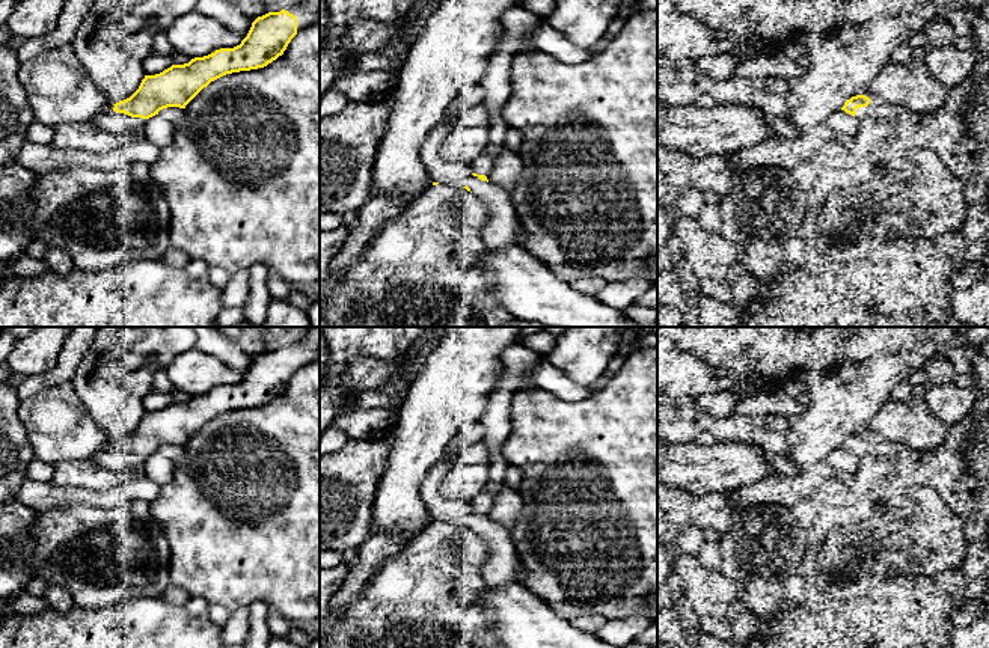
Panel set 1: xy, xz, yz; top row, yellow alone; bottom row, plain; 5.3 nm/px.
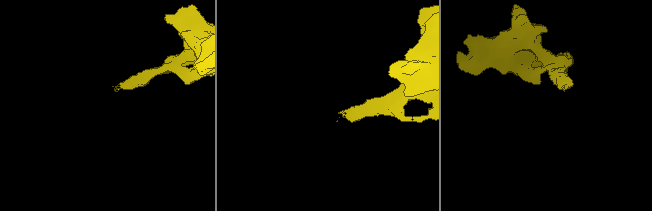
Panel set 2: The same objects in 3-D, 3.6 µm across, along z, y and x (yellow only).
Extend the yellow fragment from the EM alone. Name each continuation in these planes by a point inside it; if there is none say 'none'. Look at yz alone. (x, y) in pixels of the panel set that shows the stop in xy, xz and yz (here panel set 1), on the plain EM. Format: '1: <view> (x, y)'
1: yz (958, 469)

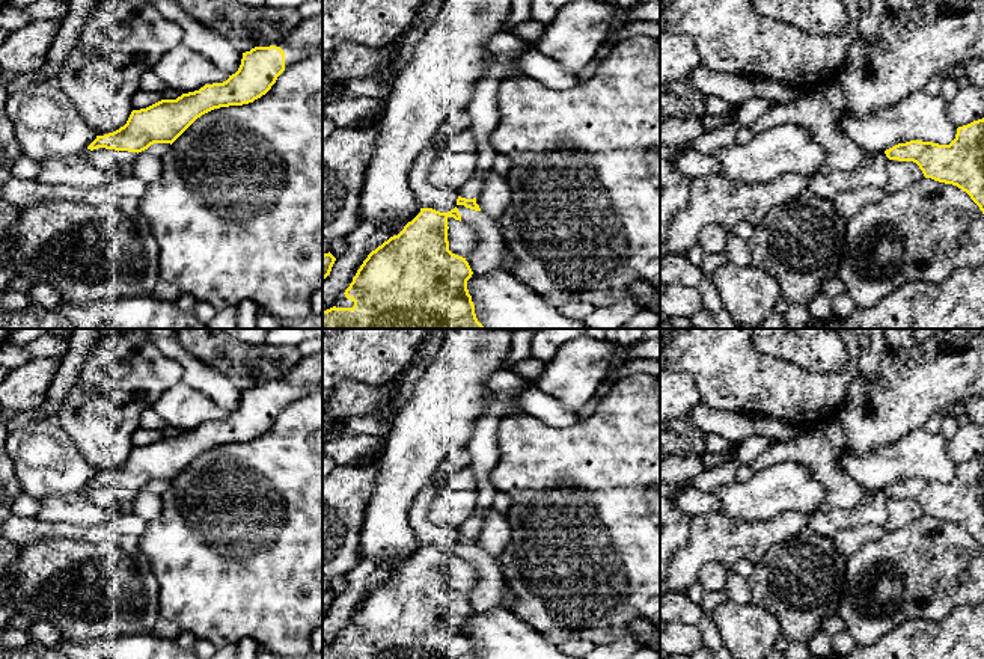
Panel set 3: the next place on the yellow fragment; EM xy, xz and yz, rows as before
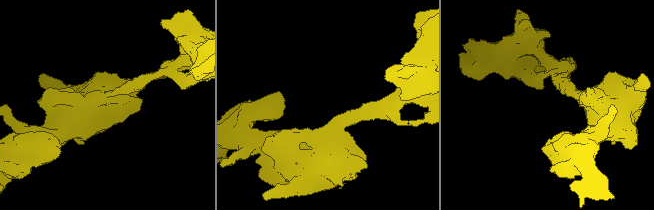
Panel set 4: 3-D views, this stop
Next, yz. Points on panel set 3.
none

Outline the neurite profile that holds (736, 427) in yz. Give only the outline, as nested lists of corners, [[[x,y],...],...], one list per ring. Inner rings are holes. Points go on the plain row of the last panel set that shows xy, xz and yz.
[[[702,403],[692,410],[690,418],[705,434],[719,434],[737,445],[755,434],[762,434],[773,442],[782,442],[802,431],[800,427],[778,418],[741,412],[723,412],[707,407]]]

